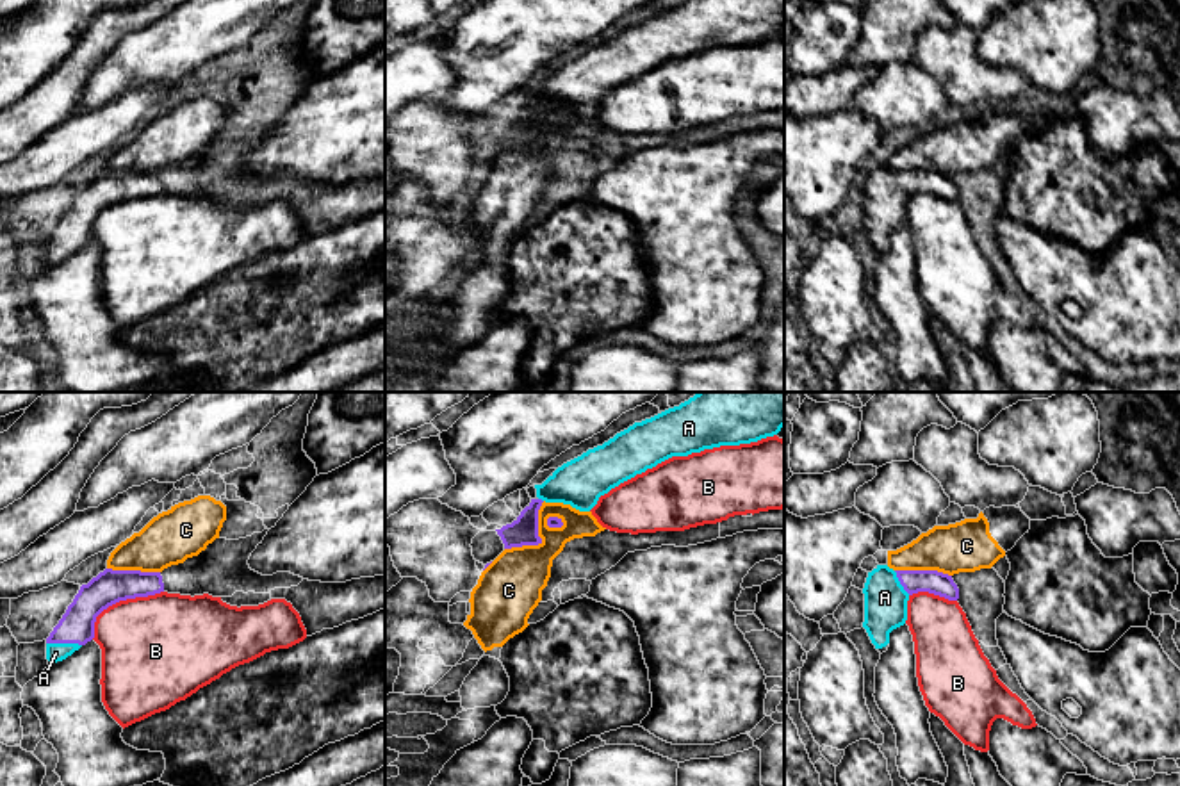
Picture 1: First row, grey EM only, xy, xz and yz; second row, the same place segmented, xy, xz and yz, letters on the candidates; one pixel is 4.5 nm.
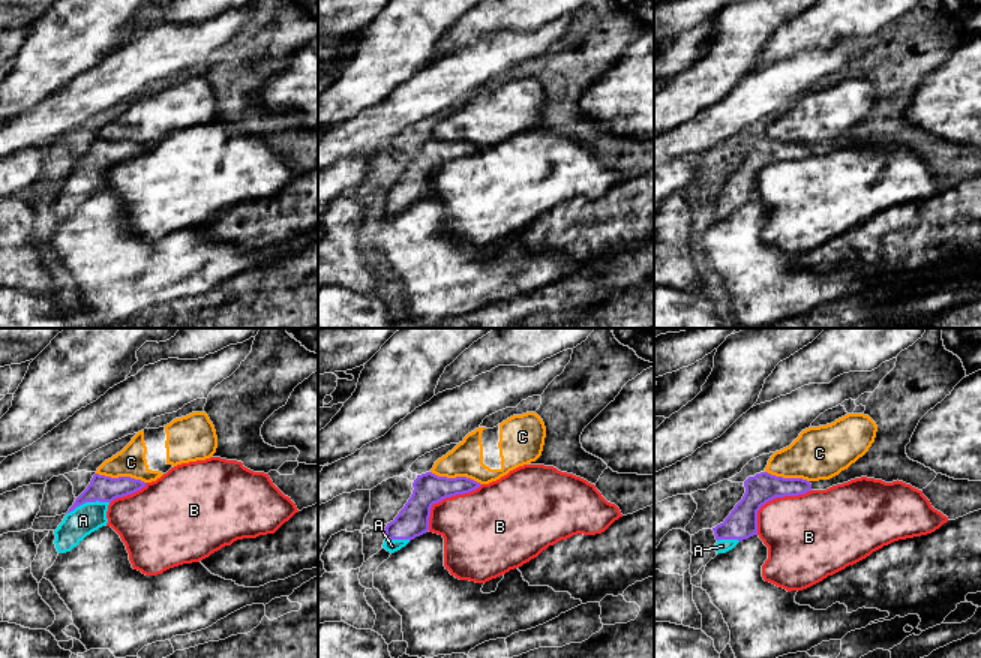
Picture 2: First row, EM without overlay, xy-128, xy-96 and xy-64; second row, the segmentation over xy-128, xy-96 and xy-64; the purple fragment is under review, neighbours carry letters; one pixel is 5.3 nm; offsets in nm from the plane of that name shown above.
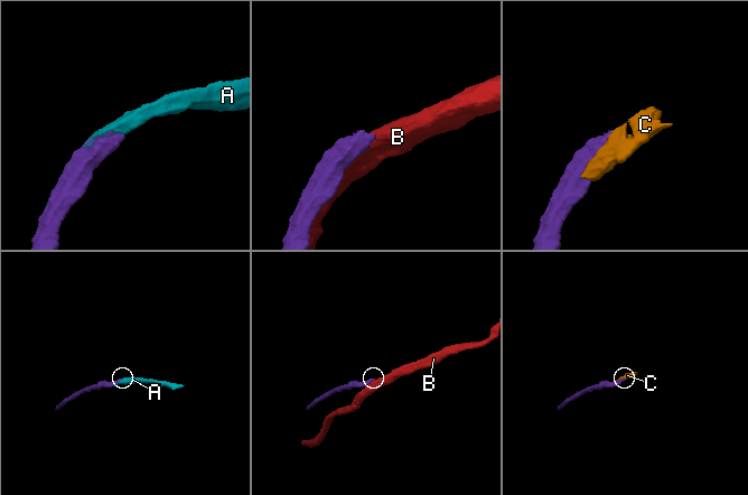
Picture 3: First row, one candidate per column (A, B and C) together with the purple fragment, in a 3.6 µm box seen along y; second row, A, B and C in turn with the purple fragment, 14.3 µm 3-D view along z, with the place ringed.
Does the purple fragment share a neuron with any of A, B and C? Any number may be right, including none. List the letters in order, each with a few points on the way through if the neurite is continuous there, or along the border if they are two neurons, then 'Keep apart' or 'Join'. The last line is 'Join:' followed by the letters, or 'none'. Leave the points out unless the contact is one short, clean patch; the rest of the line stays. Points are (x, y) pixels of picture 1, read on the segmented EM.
A: Join
B: Keep apart
C: Keep apart
Join: A

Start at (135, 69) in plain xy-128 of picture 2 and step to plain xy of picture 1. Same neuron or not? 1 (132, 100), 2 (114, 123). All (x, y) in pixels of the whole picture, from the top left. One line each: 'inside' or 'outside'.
1: inside
2: inside

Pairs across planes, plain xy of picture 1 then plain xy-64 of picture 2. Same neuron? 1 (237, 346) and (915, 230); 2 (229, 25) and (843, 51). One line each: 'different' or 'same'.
1: same
2: different

